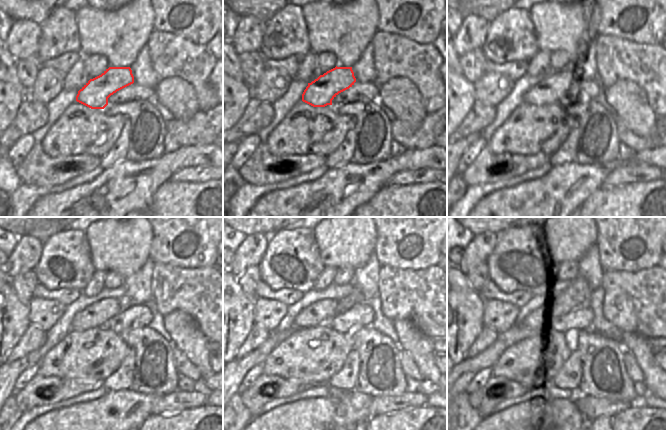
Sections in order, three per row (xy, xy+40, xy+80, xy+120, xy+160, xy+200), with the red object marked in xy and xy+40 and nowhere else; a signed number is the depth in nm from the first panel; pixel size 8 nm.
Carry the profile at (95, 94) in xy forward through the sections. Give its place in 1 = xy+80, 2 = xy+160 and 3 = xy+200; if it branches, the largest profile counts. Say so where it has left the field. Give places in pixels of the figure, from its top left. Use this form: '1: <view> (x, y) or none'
1: xy+80 (548, 91)
2: xy+160 (321, 312)
3: xy+200 (541, 315)

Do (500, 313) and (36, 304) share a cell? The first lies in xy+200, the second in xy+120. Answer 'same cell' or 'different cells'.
same cell

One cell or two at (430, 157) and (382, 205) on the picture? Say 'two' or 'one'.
two

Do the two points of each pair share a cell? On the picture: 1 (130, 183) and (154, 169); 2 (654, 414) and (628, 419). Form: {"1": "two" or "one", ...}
{"1": "one", "2": "one"}

